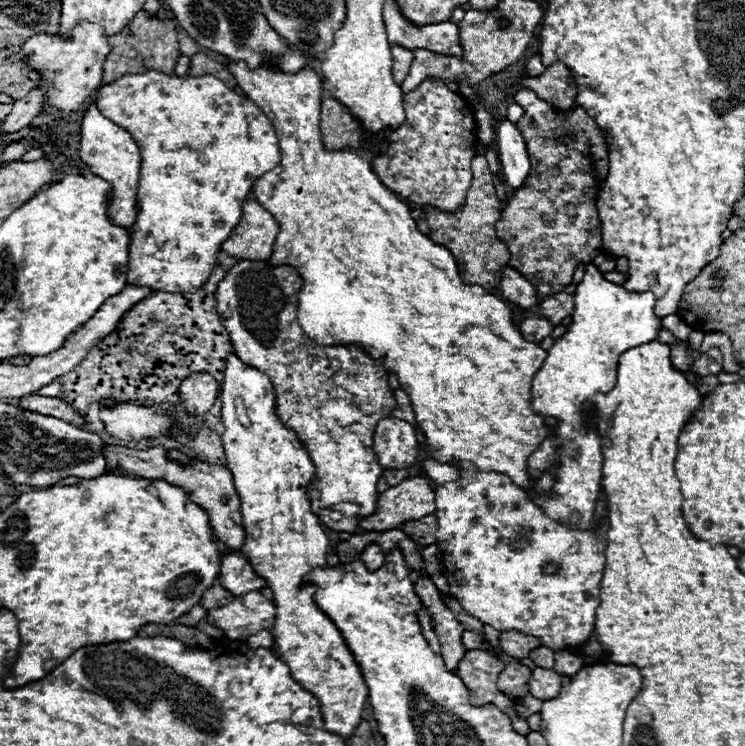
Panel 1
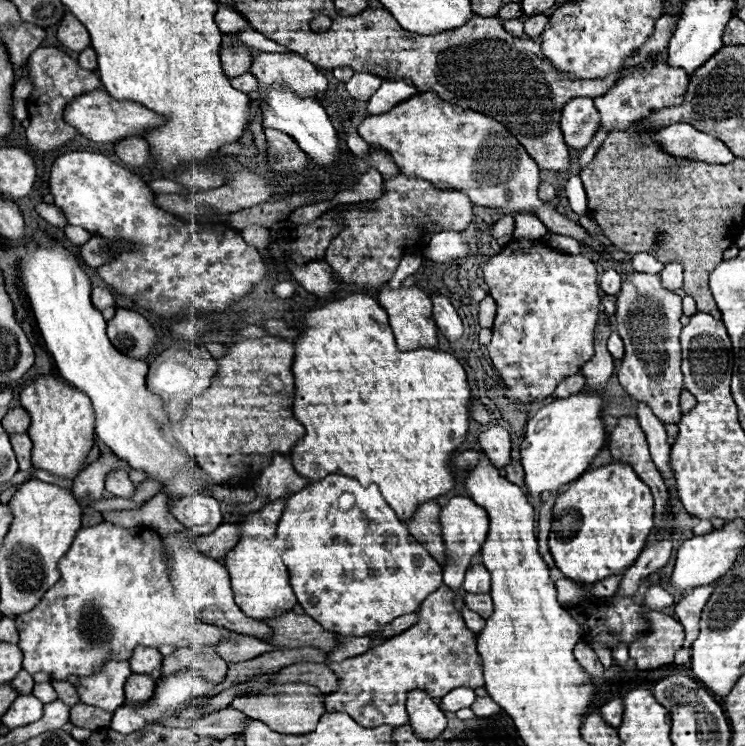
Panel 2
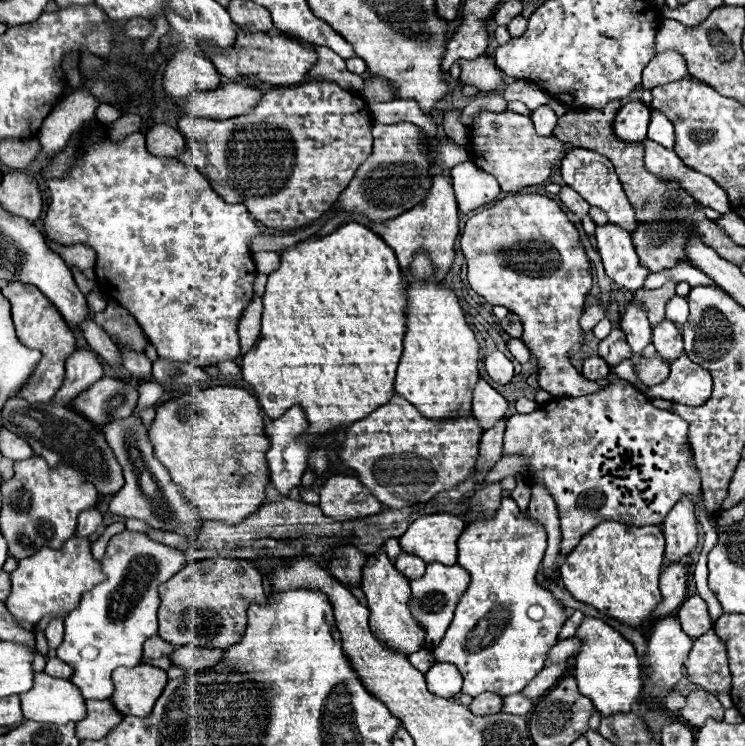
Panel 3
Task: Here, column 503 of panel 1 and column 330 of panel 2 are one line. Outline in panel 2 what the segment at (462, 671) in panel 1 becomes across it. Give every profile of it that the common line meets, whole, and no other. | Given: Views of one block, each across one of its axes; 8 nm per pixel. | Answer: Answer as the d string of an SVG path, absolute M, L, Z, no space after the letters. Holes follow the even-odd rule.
M440 586L418 608L418 622L402 634L384 640L380 646L366 650L360 656L344 662L328 662L326 666L338 678L338 690L324 694L324 706L328 712L346 712L360 726L408 725L404 715L404 702L410 690L426 690L434 698L446 696L446 692L470 686L484 686L482 660L476 652L476 634L466 630L462 616L454 610L454 594L448 586Z

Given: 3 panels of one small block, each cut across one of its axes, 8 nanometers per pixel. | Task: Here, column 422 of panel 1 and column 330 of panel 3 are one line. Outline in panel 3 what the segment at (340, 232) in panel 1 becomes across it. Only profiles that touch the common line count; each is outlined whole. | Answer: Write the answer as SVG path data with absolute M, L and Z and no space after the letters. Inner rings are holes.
M348 222L348 224L340 226L340 228L336 228L332 234L324 236L324 238L310 238L306 242L296 244L294 248L282 250L280 268L268 276L266 294L262 296L262 300L264 300L262 336L256 342L256 346L244 356L244 360L242 360L242 376L252 386L252 390L256 392L258 402L260 402L264 414L270 416L270 420L280 418L292 406L300 406L304 410L304 414L306 414L306 420L312 424L312 432L304 432L302 438L308 444L314 446L314 444L320 442L320 436L324 436L328 432L334 432L334 430L344 430L344 428L352 426L354 422L366 418L378 406L384 406L386 402L390 402L390 398L394 394L396 366L398 366L398 358L402 354L402 338L404 338L404 332L406 332L408 300L406 300L406 294L404 294L404 280L402 280L402 272L400 272L396 254L378 234L374 234L370 228L366 228L366 226L358 224L358 222Z

